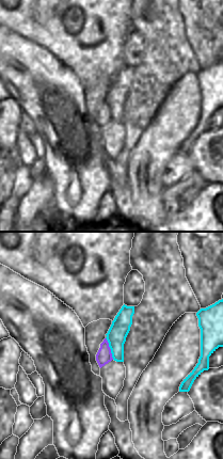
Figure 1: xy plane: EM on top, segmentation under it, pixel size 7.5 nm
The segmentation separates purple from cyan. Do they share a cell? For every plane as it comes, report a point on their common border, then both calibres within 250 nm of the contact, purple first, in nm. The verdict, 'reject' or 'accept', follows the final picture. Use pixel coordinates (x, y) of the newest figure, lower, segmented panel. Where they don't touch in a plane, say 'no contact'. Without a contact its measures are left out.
(109, 348) | 120/150 nm

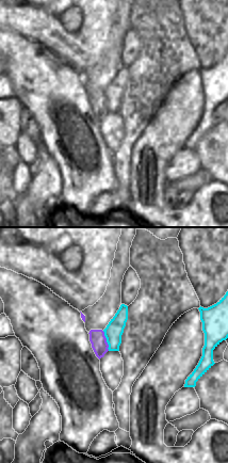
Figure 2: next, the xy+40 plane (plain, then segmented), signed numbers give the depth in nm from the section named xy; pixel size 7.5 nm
(106, 340) | 120/140 nm

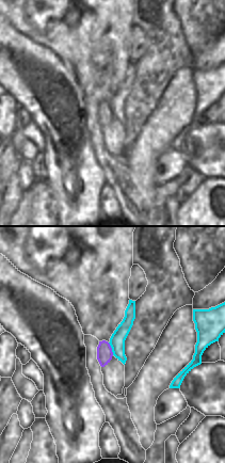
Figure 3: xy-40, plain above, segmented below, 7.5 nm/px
(111, 349) | 120/110 nm

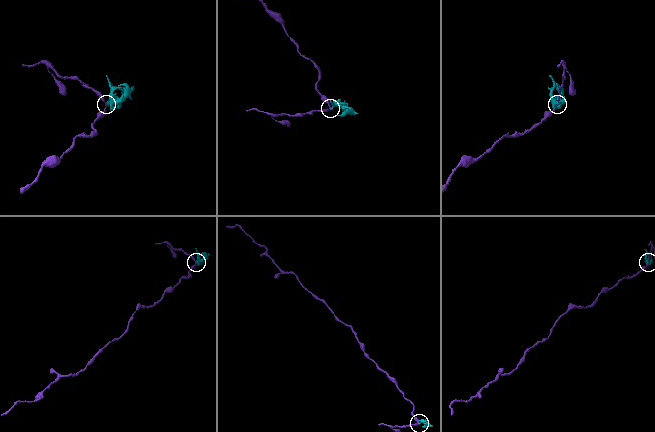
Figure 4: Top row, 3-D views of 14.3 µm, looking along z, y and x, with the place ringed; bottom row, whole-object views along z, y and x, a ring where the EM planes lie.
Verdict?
reject

